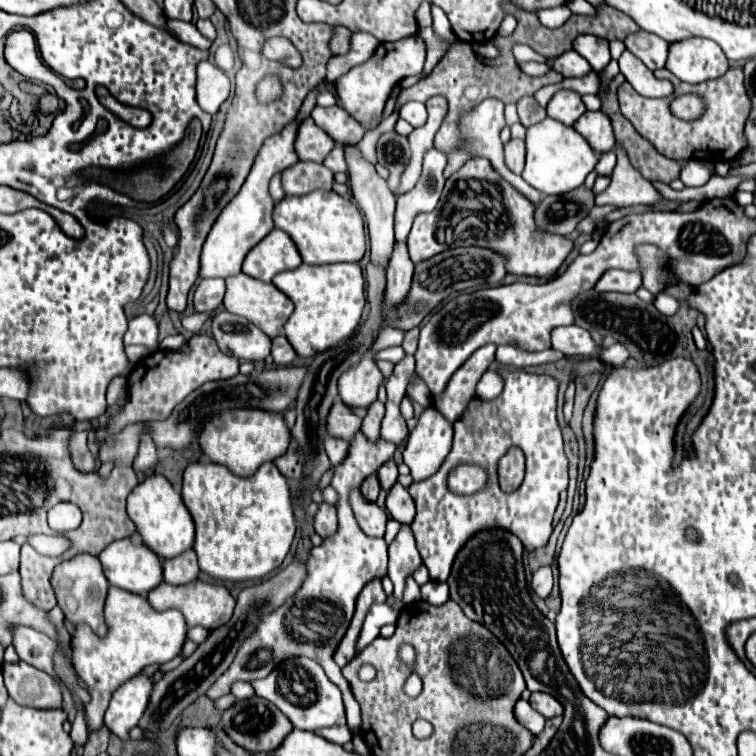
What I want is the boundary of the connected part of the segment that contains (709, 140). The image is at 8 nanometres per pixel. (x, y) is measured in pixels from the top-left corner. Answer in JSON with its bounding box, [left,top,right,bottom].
[619,68,751,162]

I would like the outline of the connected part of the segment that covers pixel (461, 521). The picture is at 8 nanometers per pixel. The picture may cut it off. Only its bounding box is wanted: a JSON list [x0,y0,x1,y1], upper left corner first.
[407,370,568,582]

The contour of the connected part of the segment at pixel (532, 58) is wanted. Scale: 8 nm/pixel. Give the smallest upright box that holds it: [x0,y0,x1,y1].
[513,44,547,64]

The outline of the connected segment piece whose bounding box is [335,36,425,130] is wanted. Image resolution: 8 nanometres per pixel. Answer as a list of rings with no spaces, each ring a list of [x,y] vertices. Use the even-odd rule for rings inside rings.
[[[419,36],[399,40],[395,44],[379,44],[371,60],[351,68],[343,78],[335,82],[337,98],[341,100],[343,108],[349,112],[351,118],[355,118],[359,124],[365,124],[367,130],[373,130],[381,118],[383,118],[383,108],[385,102],[389,100],[391,90],[401,82],[401,78],[417,74],[415,68],[423,70],[425,64],[425,42]]]

